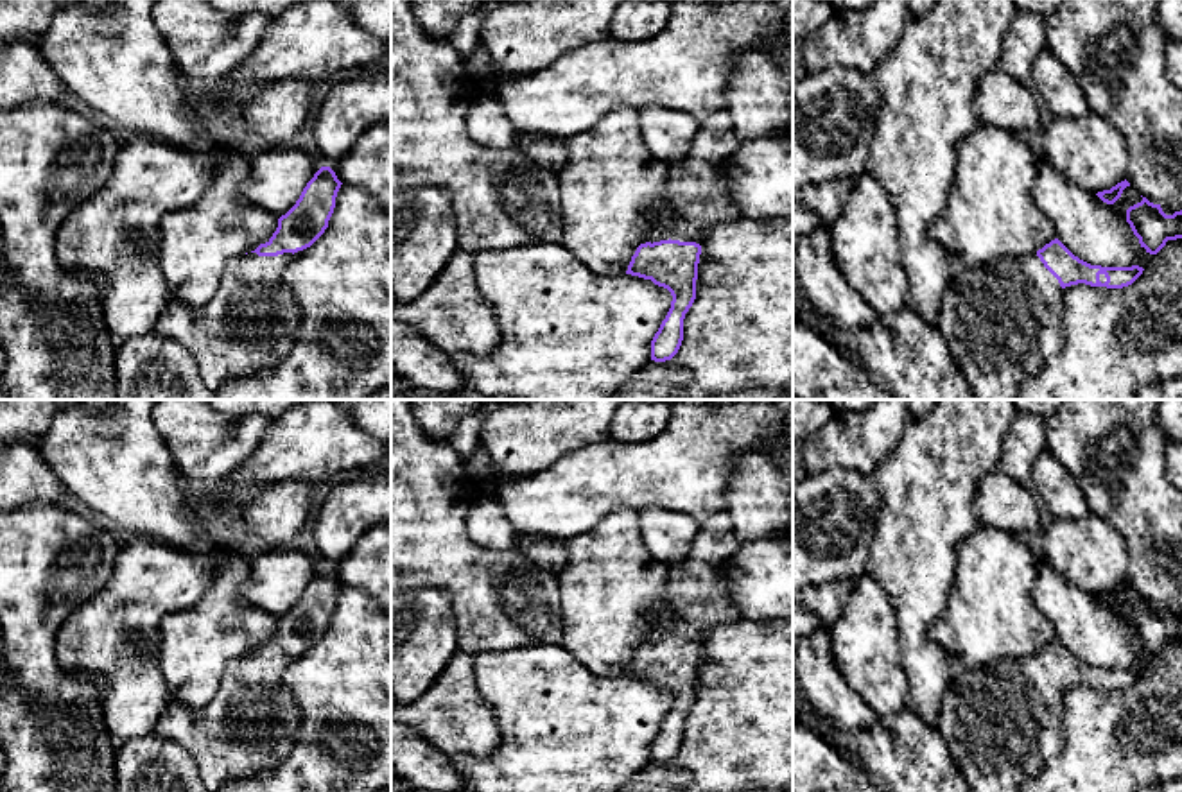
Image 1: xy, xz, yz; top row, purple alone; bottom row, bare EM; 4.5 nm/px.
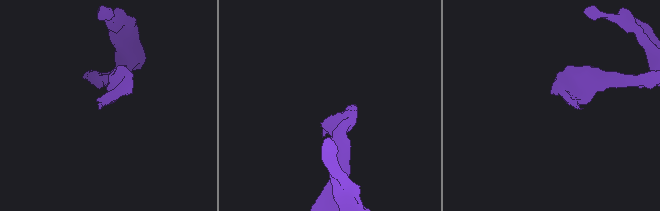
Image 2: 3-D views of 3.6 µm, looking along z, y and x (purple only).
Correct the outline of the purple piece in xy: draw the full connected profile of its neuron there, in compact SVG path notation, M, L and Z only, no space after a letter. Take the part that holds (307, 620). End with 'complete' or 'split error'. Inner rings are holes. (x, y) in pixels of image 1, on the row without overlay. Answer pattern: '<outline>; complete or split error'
M321 568L273 638L228 663L208 704L194 708L170 697L152 733L194 756L208 790L221 792L235 778L267 772L287 758L300 708L282 674L294 654L325 634L341 586L330 568Z; split error

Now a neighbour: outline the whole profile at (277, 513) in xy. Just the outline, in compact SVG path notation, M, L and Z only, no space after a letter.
M280 480L239 498L231 509L237 509L246 527L269 541L273 548L283 548L294 545L298 532L312 520L326 486Z

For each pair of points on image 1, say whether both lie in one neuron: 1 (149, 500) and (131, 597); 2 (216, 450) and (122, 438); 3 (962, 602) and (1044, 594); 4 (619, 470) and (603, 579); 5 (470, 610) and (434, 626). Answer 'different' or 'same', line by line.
1: different
2: different
3: different
4: different
5: different

